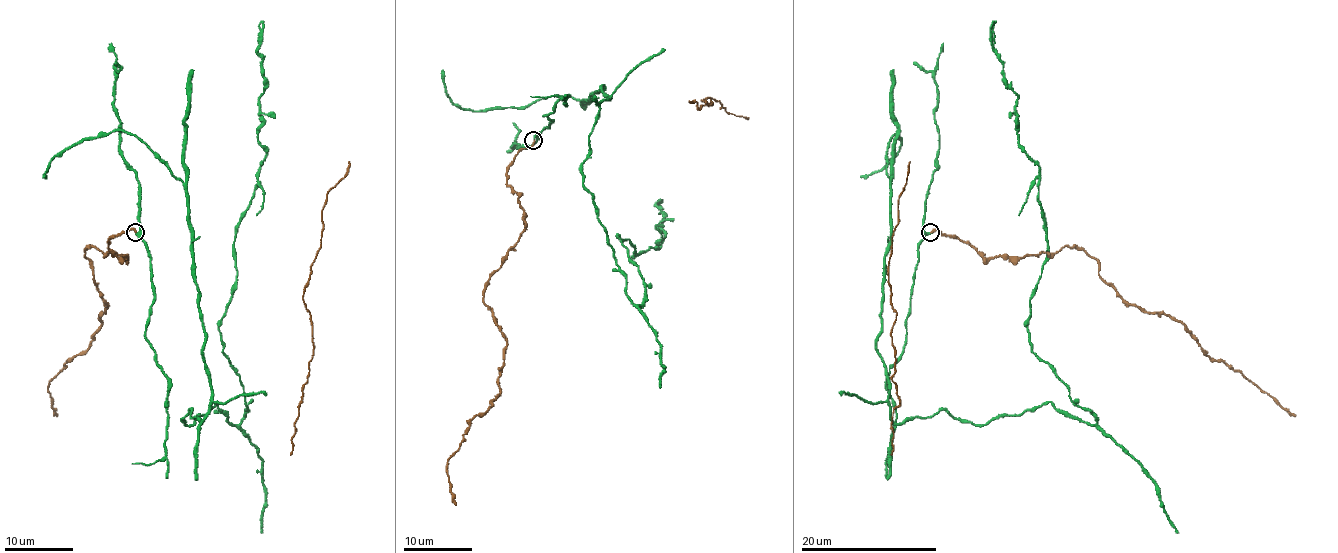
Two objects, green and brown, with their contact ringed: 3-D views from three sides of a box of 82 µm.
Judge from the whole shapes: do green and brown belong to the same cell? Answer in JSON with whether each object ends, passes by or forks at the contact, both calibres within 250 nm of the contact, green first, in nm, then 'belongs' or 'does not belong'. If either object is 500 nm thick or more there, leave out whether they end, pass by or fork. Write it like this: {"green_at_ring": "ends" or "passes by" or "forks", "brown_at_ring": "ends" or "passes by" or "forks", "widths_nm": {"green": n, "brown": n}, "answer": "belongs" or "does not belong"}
{"green_at_ring": "ends", "brown_at_ring": "ends", "widths_nm": {"green": 280, "brown": 220}, "answer": "does not belong"}

